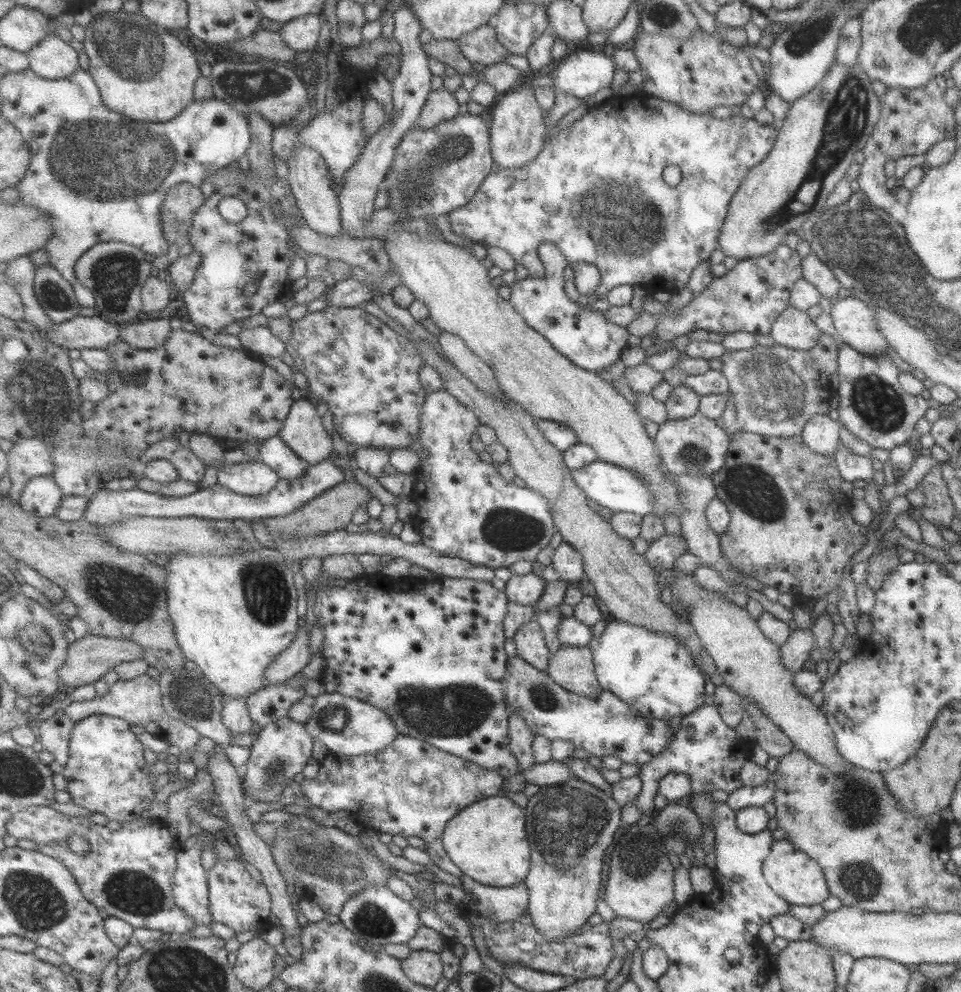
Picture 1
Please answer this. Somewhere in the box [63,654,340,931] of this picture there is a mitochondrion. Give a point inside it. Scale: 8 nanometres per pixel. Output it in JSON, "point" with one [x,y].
{"point":[131,891]}

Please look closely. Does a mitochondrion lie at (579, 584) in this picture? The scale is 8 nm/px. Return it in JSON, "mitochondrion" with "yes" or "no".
{"mitochondrion":"no"}

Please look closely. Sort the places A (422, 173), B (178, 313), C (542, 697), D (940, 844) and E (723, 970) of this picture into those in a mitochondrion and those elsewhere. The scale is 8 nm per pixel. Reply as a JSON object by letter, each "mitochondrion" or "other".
{"A":"mitochondrion","B":"other","C":"mitochondrion","D":"other","E":"mitochondrion"}

